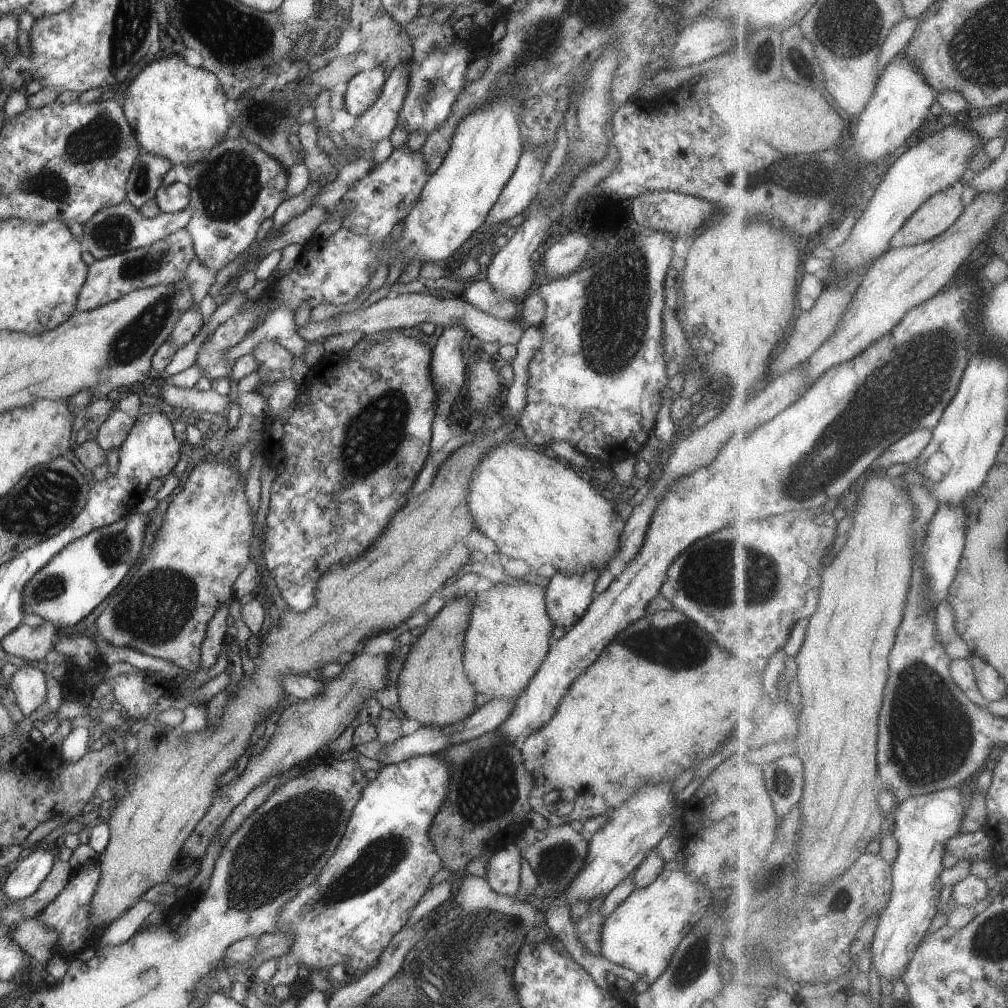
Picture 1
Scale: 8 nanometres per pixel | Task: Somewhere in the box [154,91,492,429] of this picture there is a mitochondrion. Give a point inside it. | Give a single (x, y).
(228, 186)

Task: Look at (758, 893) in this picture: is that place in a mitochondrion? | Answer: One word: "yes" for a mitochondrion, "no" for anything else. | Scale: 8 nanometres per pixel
yes

